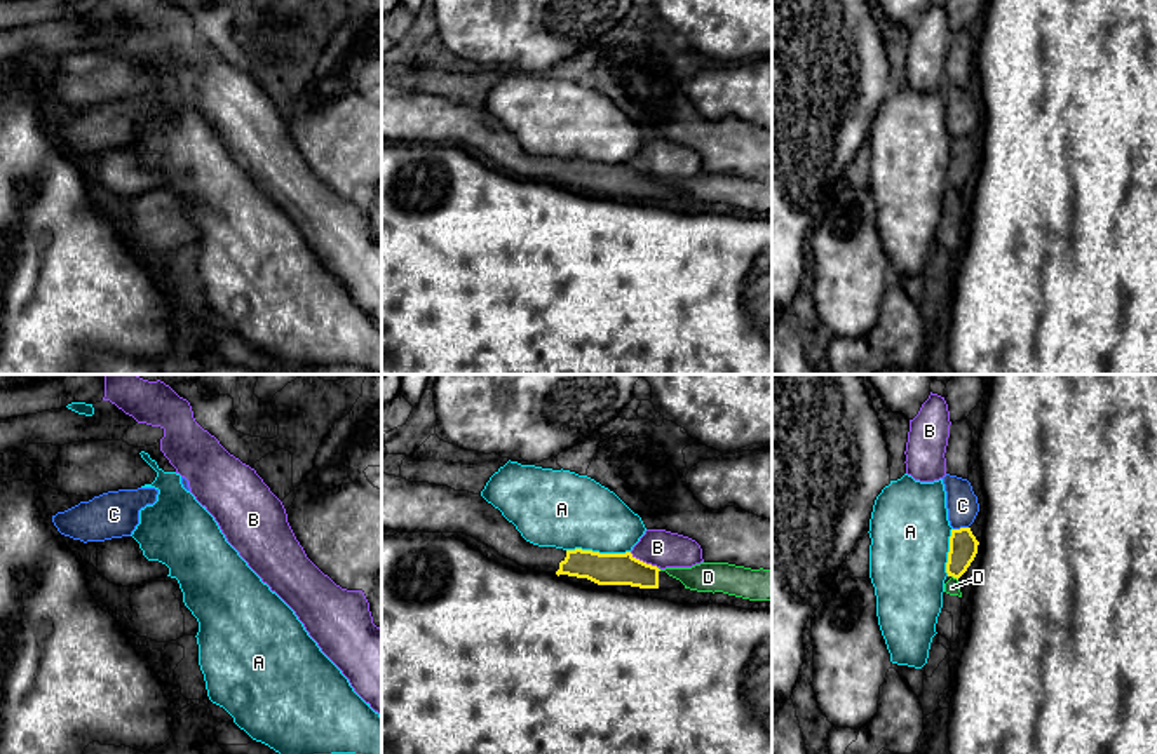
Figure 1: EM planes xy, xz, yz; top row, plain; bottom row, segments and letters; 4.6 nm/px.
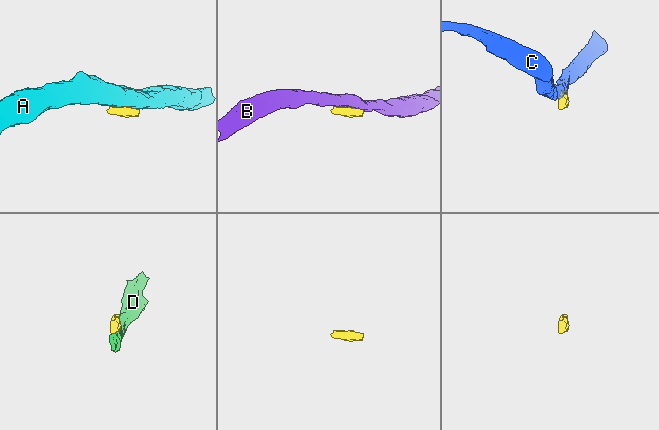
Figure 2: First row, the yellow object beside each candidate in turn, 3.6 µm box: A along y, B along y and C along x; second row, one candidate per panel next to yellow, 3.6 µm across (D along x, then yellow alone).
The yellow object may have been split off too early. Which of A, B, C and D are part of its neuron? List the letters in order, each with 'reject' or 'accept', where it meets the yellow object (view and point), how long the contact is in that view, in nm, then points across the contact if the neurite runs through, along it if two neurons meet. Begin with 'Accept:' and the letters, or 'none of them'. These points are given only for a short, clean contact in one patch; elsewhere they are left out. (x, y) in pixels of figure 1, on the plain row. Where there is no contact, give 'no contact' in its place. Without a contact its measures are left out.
Accept: none of them
A: reject; meets yellow in xz at (598, 162); contact 300 nm long; border along xz (567, 159), (629, 162)
B: reject; meets yellow in xz at (642, 171); contact 150 nm long; border along xz (629, 162), (657, 178)
C: reject; meets yellow in yz at (960, 138); contact 70 nm long; border along yz (967, 136), (954, 140)
D: reject; meets yellow in yz at (955, 187); contact 40 nm long; border along yz (952, 185), (957, 190)

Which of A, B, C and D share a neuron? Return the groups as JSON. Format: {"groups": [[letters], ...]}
{"groups": [["A", "B"], ["C"], ["D"]]}

